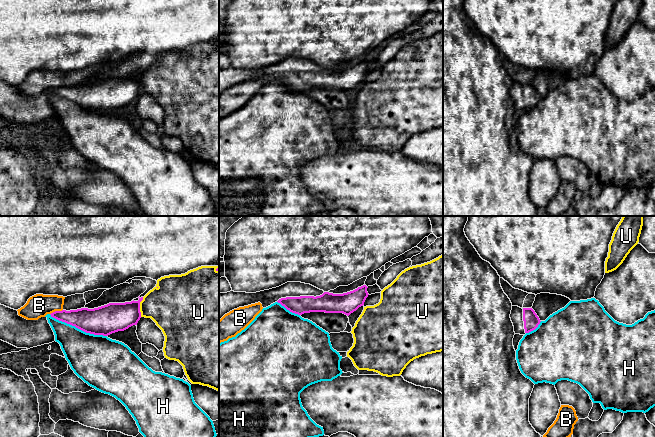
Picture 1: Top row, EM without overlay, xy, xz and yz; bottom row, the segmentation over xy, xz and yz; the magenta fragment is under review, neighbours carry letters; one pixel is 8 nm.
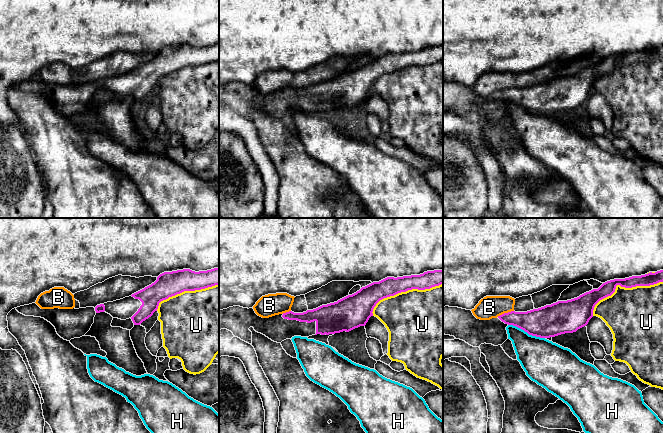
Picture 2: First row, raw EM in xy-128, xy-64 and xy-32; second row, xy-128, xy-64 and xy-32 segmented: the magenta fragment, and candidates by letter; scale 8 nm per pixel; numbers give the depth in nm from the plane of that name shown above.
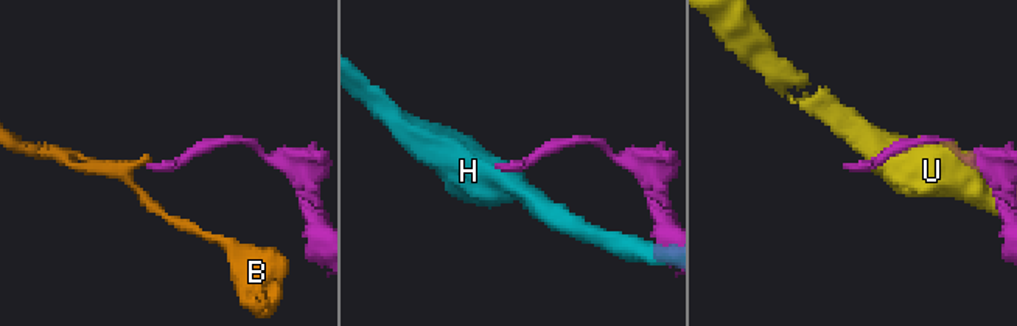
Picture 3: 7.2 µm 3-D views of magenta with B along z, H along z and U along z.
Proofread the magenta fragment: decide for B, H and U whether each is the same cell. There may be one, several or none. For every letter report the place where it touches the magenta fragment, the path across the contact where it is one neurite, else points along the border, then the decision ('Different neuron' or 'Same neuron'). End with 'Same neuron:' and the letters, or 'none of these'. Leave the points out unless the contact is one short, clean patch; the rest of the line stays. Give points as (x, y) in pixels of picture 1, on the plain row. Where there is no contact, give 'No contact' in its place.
B: Touches magenta at xy (56, 87). Boundary: xy (62, 85), (55, 86), (50, 90). Different neuron
H: Touches magenta at xy (78, 104). Different neuron
U: Touches magenta at xy (139, 83). Different neuron
Same neuron: none of these

